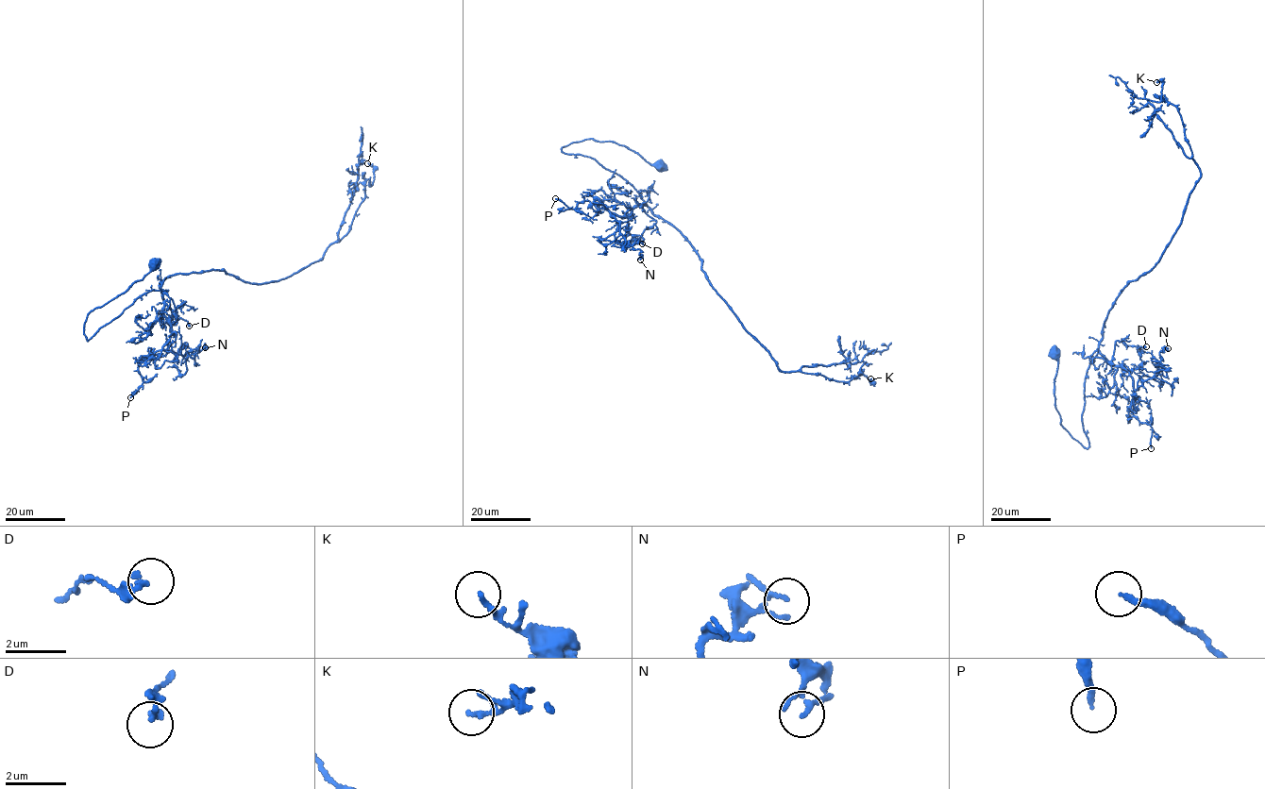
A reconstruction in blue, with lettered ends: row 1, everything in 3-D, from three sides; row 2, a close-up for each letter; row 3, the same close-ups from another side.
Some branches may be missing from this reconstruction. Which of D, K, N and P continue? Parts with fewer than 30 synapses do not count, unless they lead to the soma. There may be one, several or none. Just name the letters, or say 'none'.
none

